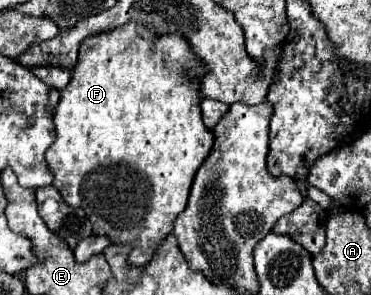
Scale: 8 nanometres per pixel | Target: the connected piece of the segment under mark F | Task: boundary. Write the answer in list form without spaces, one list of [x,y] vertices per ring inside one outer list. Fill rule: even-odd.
[[[128,21],[128,25],[122,25],[118,29],[110,29],[92,37],[86,37],[80,45],[80,53],[78,53],[78,63],[72,69],[72,79],[70,83],[60,91],[60,103],[54,109],[54,127],[56,127],[56,141],[54,145],[46,151],[46,161],[54,173],[54,187],[60,191],[60,195],[64,197],[64,201],[68,205],[74,207],[82,207],[92,225],[94,225],[94,235],[106,235],[112,243],[132,243],[134,249],[128,257],[128,261],[132,265],[146,265],[160,239],[168,235],[168,231],[174,229],[174,221],[176,217],[184,211],[186,201],[188,201],[188,193],[194,181],[194,175],[198,171],[198,167],[204,163],[204,159],[210,155],[214,137],[212,133],[206,129],[206,125],[202,123],[202,115],[200,115],[200,77],[206,73],[204,65],[200,65],[202,61],[196,59],[190,43],[180,35],[180,33],[172,33],[172,35],[160,35],[156,37],[154,31],[144,29],[140,25],[136,25],[136,21]]]

